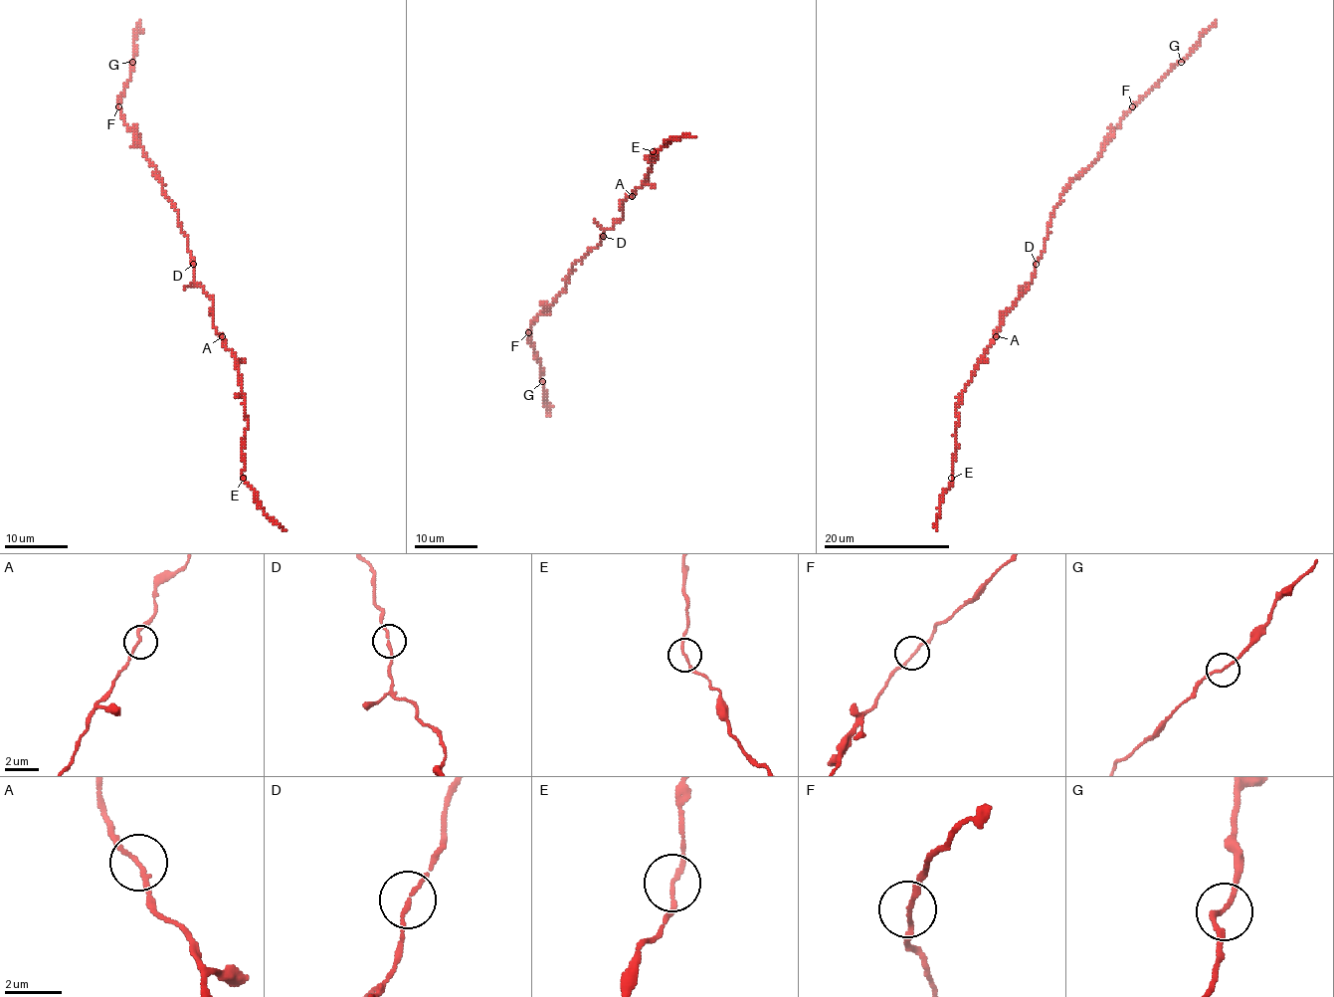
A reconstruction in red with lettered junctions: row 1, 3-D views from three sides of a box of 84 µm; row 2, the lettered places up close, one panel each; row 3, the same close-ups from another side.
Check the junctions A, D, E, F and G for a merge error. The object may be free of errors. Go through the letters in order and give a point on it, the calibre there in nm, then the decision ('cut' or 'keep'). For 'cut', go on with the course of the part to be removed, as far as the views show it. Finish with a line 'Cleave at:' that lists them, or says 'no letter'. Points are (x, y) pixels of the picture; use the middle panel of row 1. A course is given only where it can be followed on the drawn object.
A: (632, 196) | 150 nm | keep
D: (603, 236) | 150 nm | keep
E: (653, 151) | 140 nm | keep
F: (528, 332) | 140 nm | keep
G: (542, 381) | 150 nm | keep
Cleave at: no letter

